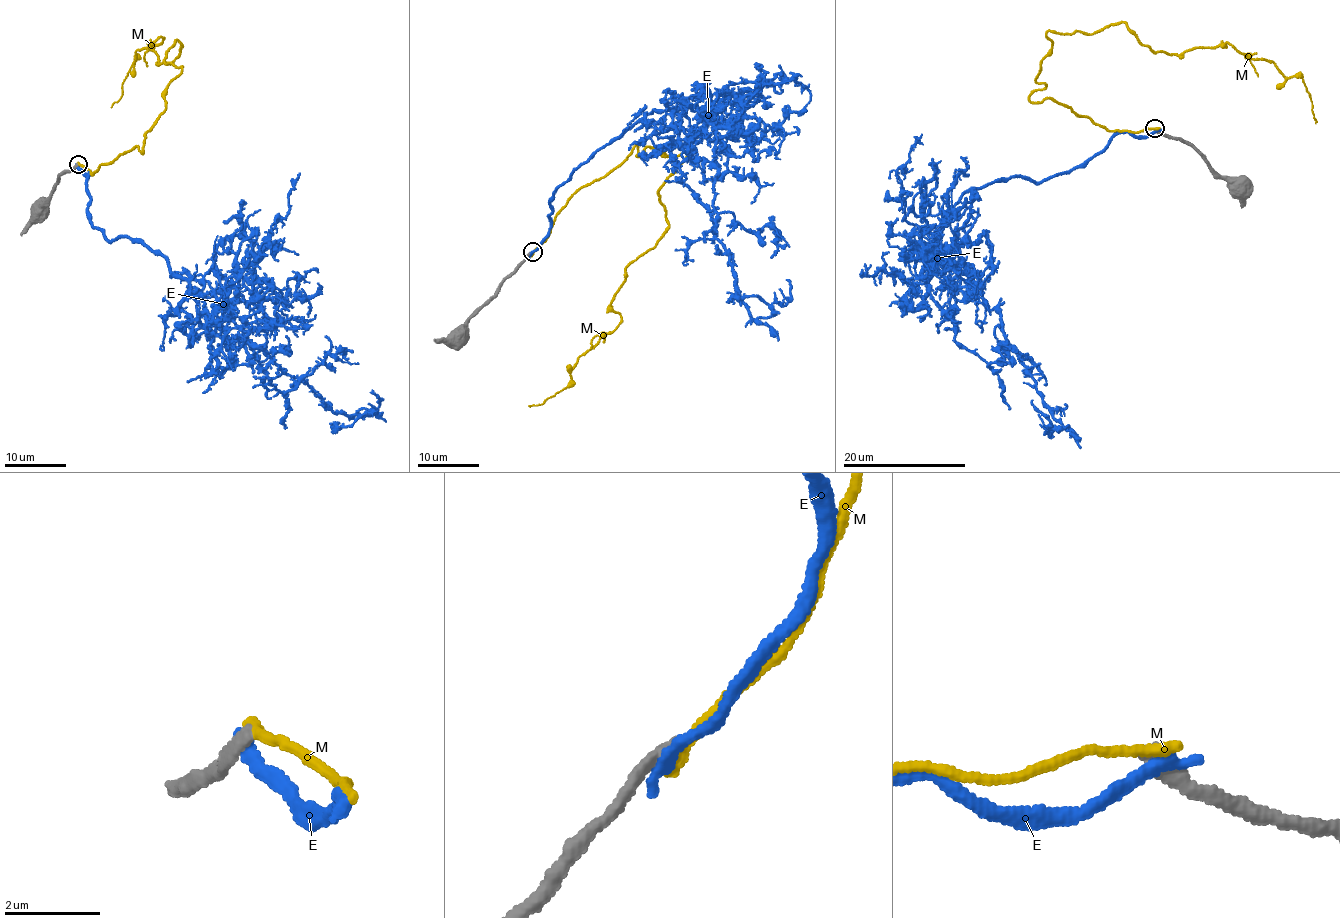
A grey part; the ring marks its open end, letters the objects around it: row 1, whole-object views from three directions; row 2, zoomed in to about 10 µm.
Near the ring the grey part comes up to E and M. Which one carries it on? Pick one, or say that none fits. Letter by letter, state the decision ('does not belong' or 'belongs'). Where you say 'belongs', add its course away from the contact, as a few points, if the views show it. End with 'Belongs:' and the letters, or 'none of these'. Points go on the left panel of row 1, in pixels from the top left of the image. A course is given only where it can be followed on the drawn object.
E: does not belong
M: does not belong
Belongs: none of these

